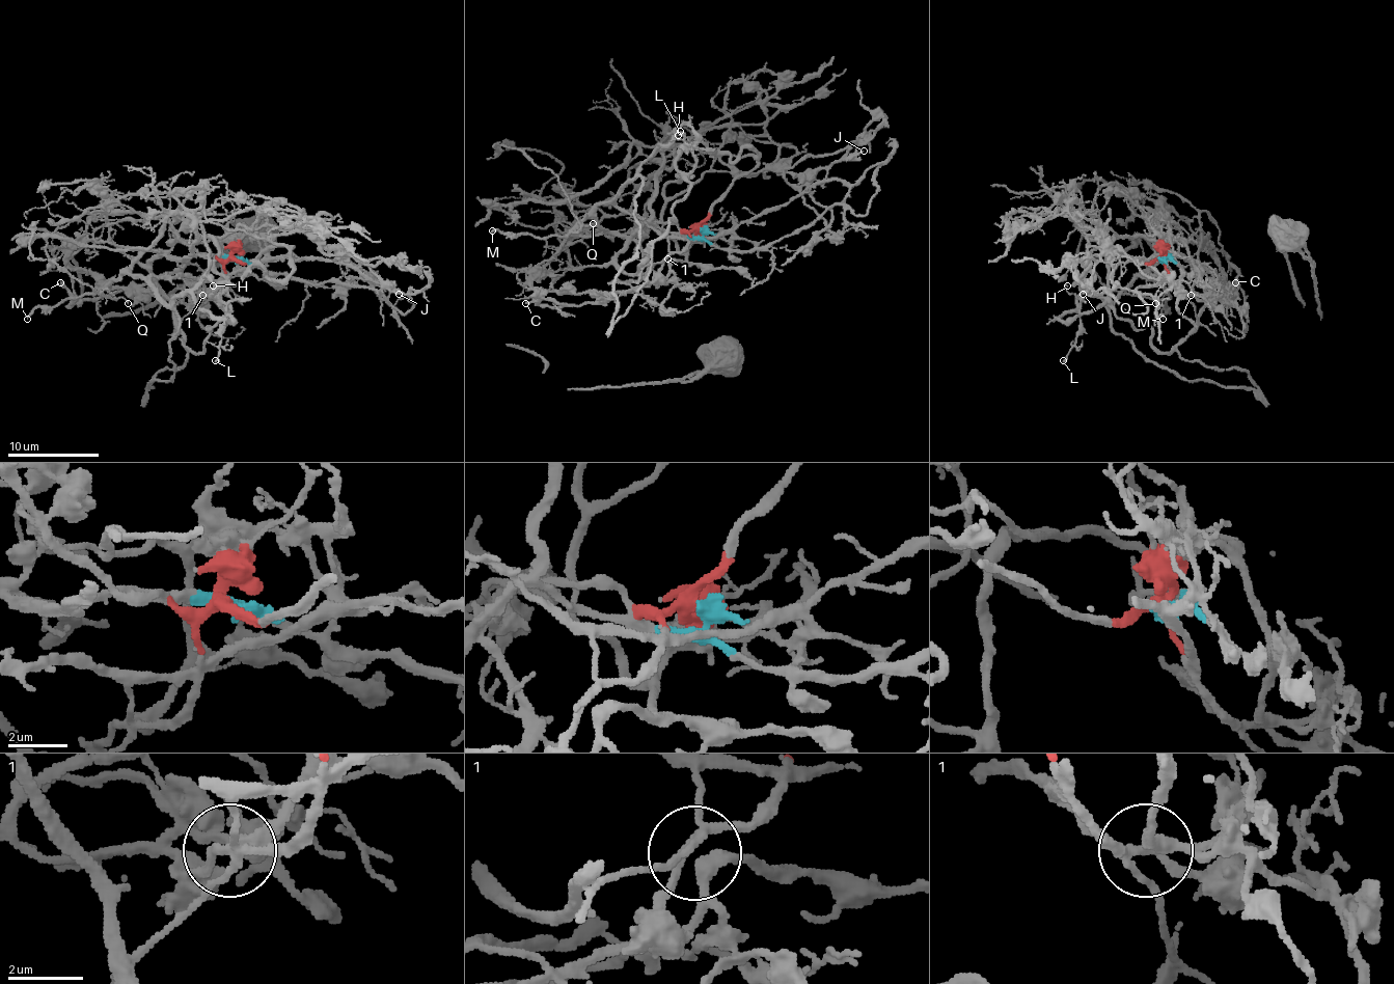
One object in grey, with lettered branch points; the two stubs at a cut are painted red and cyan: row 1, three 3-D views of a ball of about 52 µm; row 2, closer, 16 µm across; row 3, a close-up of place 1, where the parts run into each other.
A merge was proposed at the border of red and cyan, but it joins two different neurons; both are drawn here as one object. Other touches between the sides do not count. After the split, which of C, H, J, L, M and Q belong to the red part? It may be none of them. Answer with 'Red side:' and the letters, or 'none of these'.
Red side: C, H, J, L, M, Q

